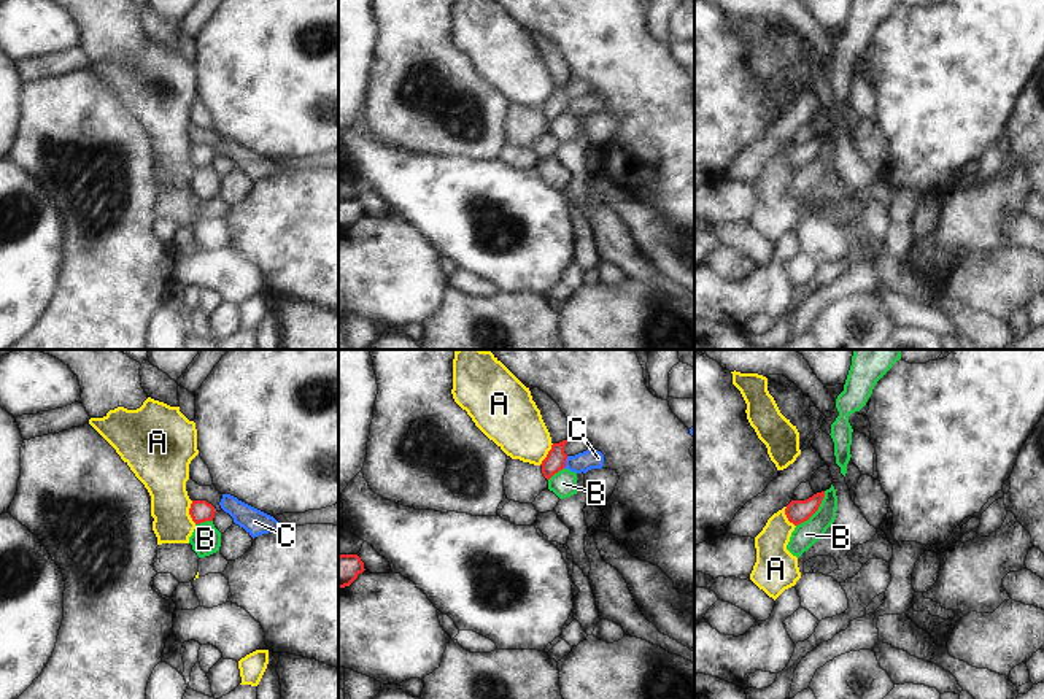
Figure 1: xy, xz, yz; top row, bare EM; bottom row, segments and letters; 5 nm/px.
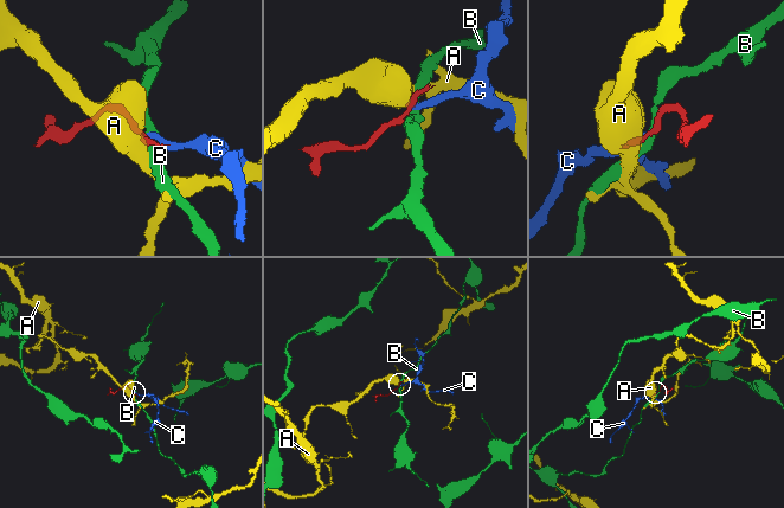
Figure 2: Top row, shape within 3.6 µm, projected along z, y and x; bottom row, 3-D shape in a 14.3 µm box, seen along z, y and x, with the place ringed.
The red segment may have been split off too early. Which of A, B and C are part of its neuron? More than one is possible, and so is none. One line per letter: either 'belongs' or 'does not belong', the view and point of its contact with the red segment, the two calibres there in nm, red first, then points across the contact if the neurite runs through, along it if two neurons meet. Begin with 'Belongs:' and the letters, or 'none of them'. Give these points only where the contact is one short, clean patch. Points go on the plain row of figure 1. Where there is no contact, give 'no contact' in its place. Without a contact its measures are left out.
Belongs: none of them
A: does not belong; meets red in xy at (189, 156); 110 nm thick on the red side, 260 nm on the other; border along xy (191, 145), (189, 161), (196, 167)
B: does not belong; meets red in yz at (815, 154); 120 nm thick on the red side, 120 nm on the other; border along yz (825, 135), (820, 150), (796, 170)
C: does not belong; meets red in xz at (564, 107); 110 nm thick on the red side, 100 nm on the other; border along xz (568, 100), (563, 111)

